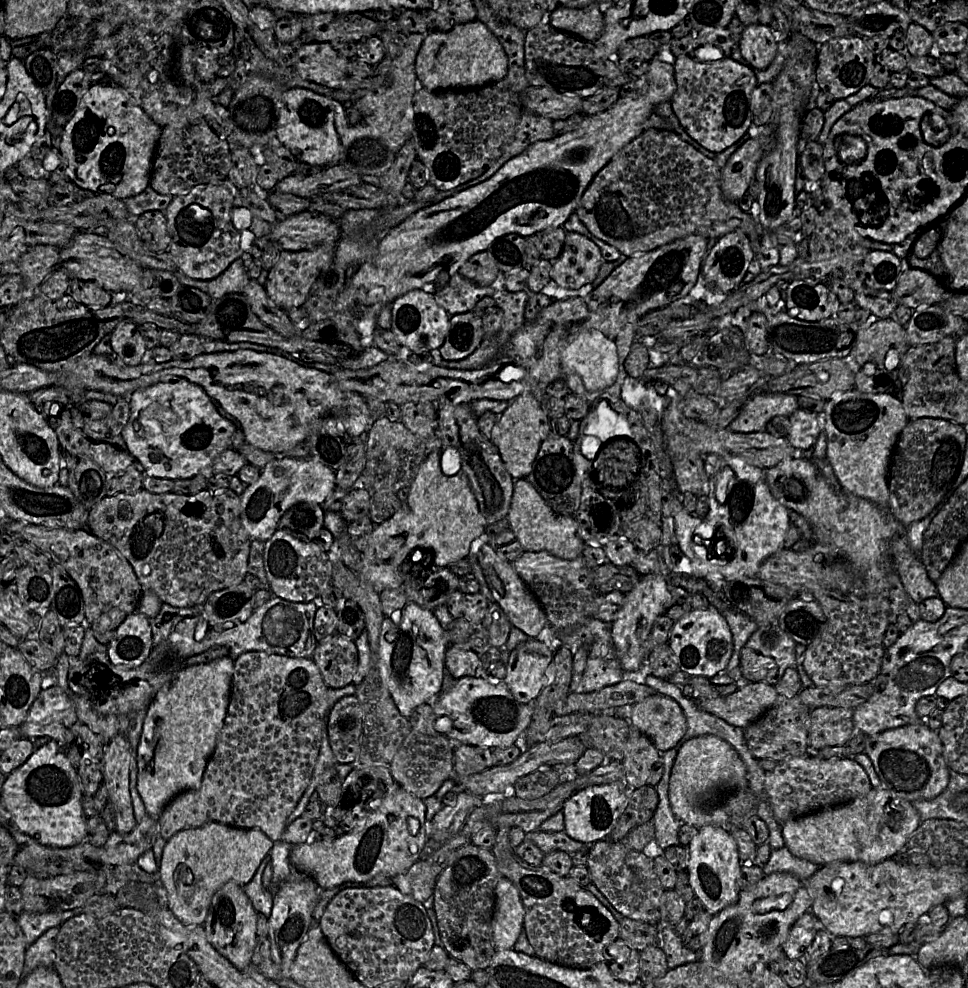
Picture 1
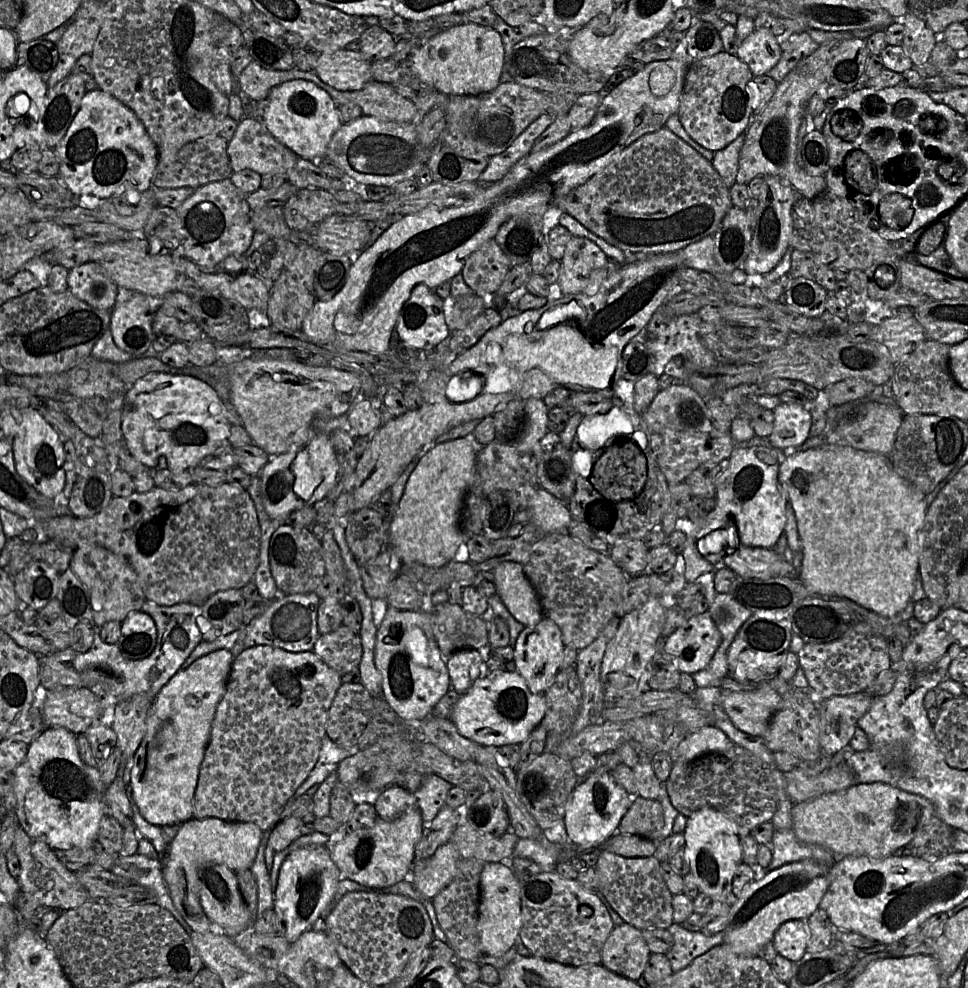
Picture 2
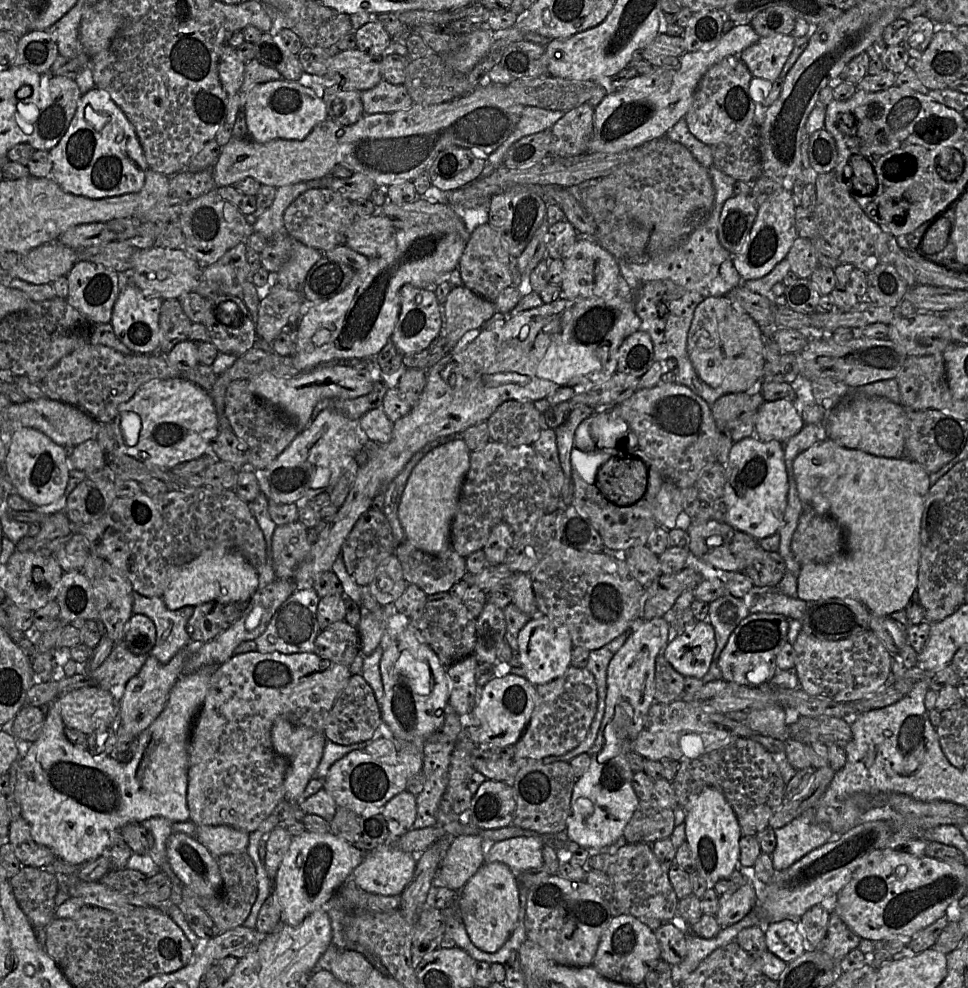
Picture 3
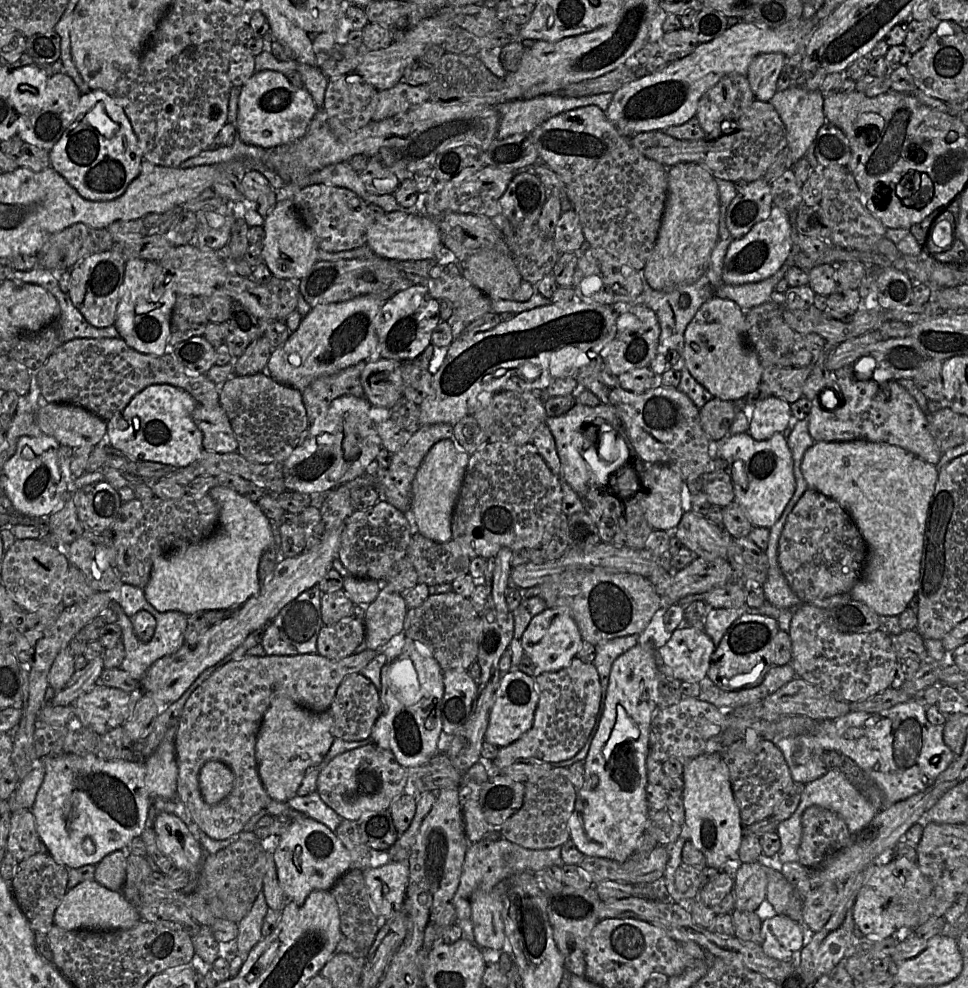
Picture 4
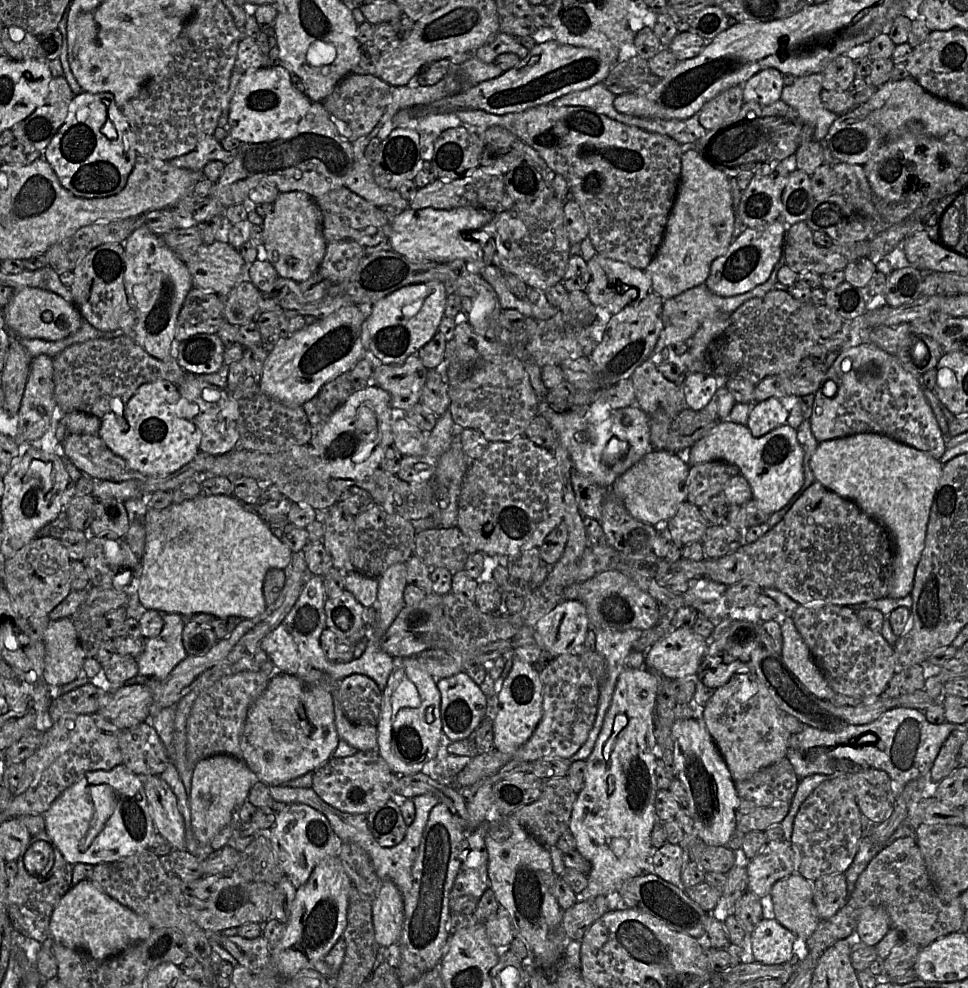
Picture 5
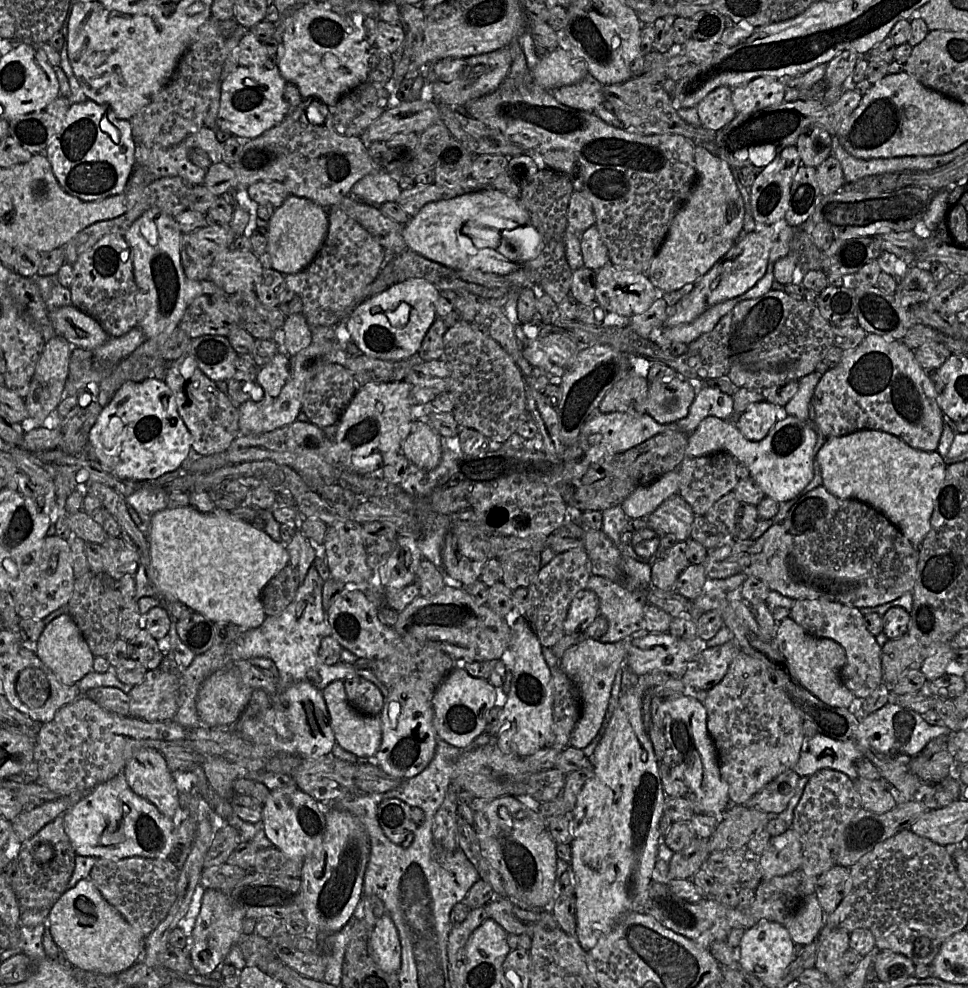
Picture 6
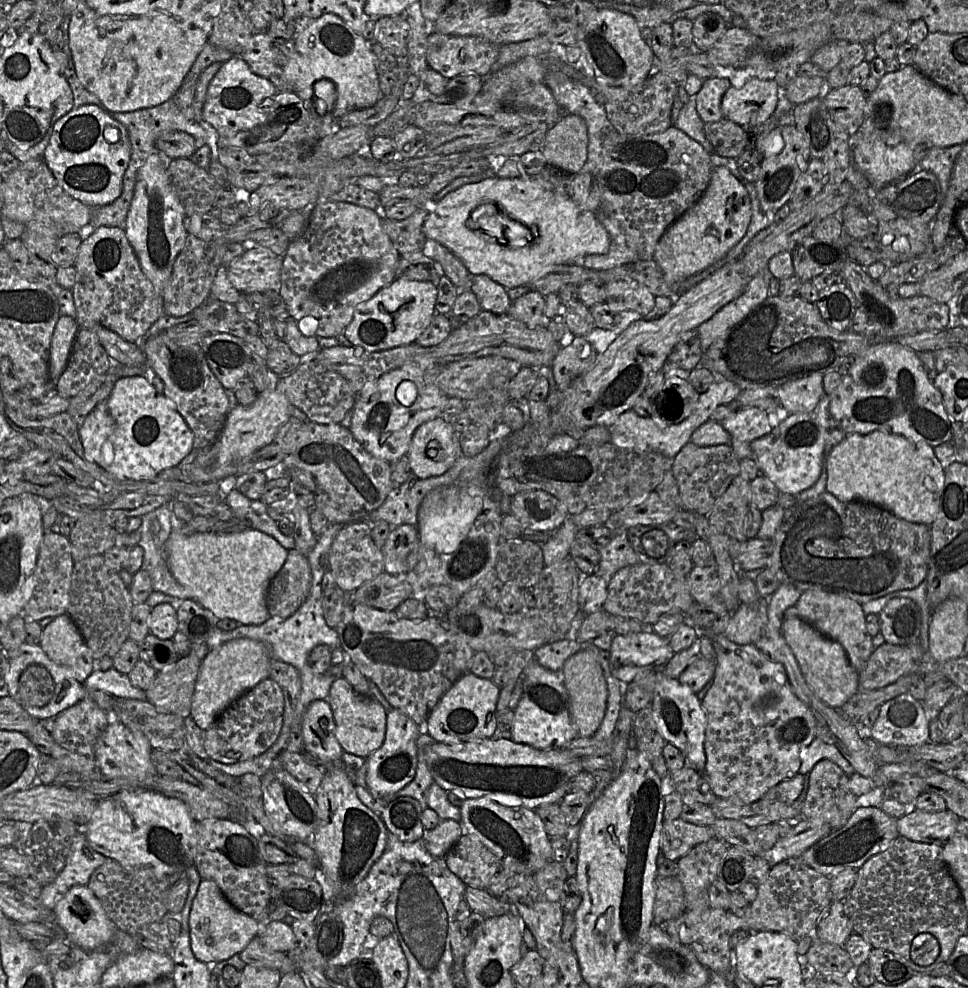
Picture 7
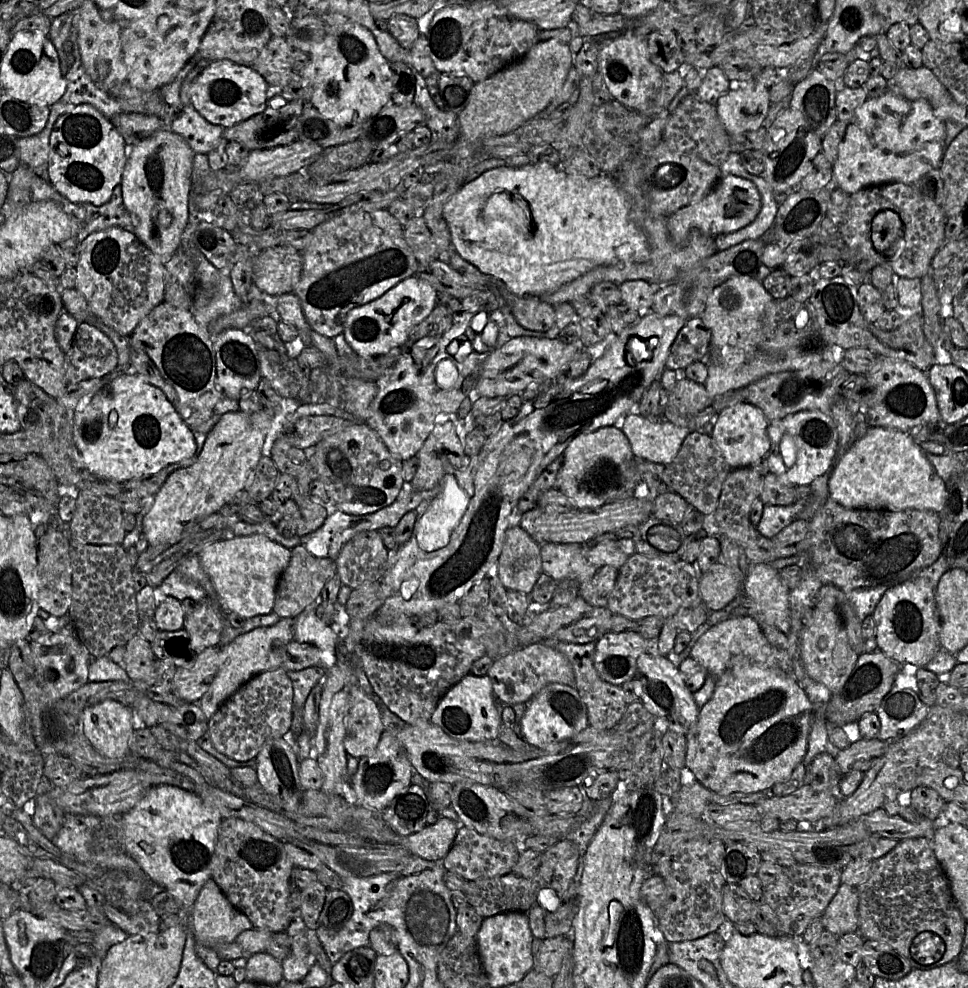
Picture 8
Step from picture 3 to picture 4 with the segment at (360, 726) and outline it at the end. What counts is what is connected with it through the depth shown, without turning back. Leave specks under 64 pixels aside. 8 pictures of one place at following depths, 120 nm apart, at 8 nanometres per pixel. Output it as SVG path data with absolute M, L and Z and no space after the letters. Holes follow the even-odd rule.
M352 674L340 684L327 711L333 718L332 733L334 738L345 741L368 739L380 714L380 693L364 675Z

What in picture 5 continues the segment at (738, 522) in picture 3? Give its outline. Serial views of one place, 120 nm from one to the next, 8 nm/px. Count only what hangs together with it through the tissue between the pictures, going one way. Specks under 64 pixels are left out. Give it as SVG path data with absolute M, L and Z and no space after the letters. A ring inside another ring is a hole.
M719 420L685 453L685 458L690 466L710 461L737 466L751 487L753 499L770 514L787 505L804 481L803 449L798 442L796 429L788 424L755 438L745 425Z

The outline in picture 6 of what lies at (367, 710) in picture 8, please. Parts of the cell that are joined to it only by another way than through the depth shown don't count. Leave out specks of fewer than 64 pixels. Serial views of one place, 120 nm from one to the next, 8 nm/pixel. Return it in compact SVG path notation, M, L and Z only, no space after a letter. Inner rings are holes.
M333 681L322 692L331 718L336 743L359 757L374 756L382 741L380 716L368 716L355 710L348 701L344 681Z

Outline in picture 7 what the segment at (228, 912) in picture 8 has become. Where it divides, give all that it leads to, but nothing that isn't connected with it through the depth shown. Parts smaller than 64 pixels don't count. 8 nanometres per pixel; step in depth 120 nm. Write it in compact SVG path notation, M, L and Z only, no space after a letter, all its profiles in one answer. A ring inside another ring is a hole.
M202 878L193 899L189 915L189 930L194 956L211 966L238 955L259 934L261 924L233 907L213 880Z

